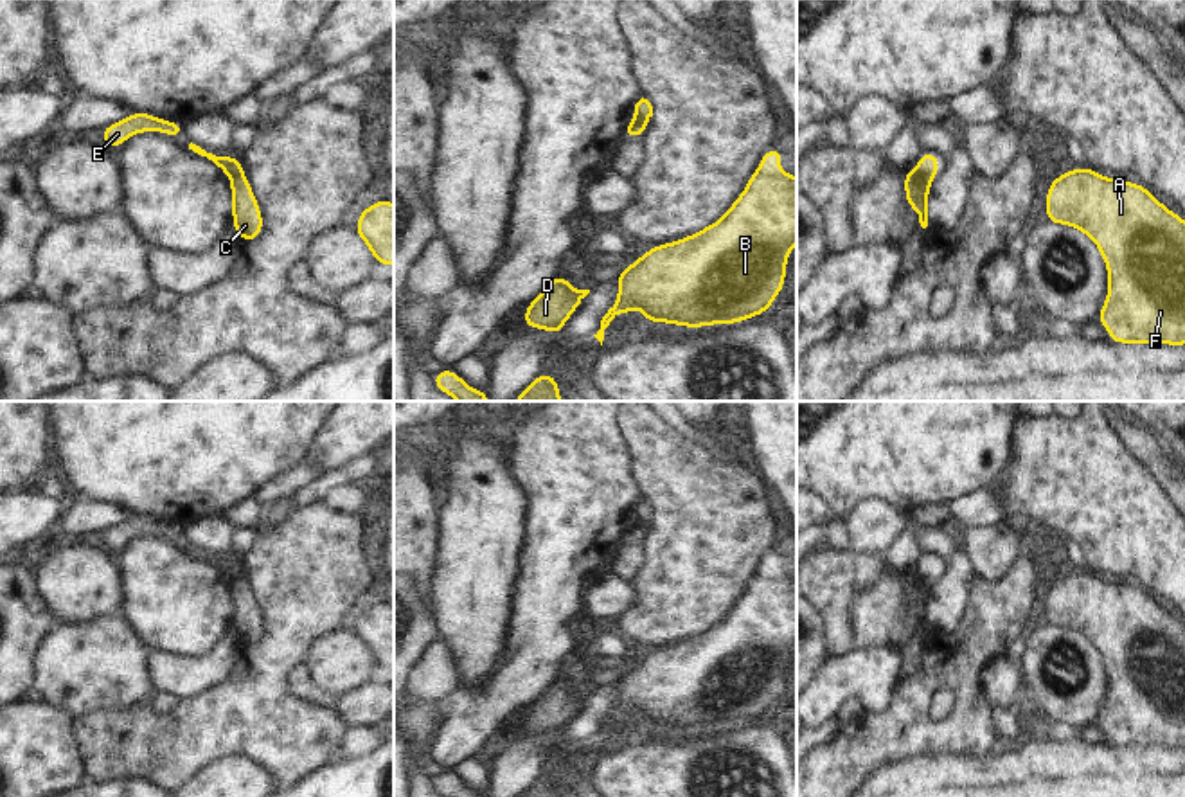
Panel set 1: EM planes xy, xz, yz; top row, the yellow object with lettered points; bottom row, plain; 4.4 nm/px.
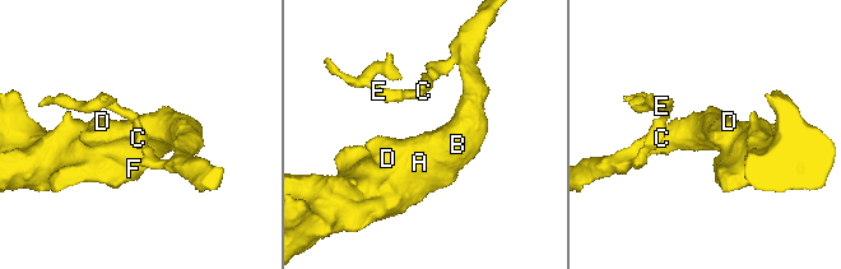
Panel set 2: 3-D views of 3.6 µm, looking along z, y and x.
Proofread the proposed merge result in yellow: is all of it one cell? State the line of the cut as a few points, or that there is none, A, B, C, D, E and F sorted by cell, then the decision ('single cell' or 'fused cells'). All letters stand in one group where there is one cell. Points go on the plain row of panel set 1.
yz (912, 574), (928, 589) | A B C D F / E | fused cells

